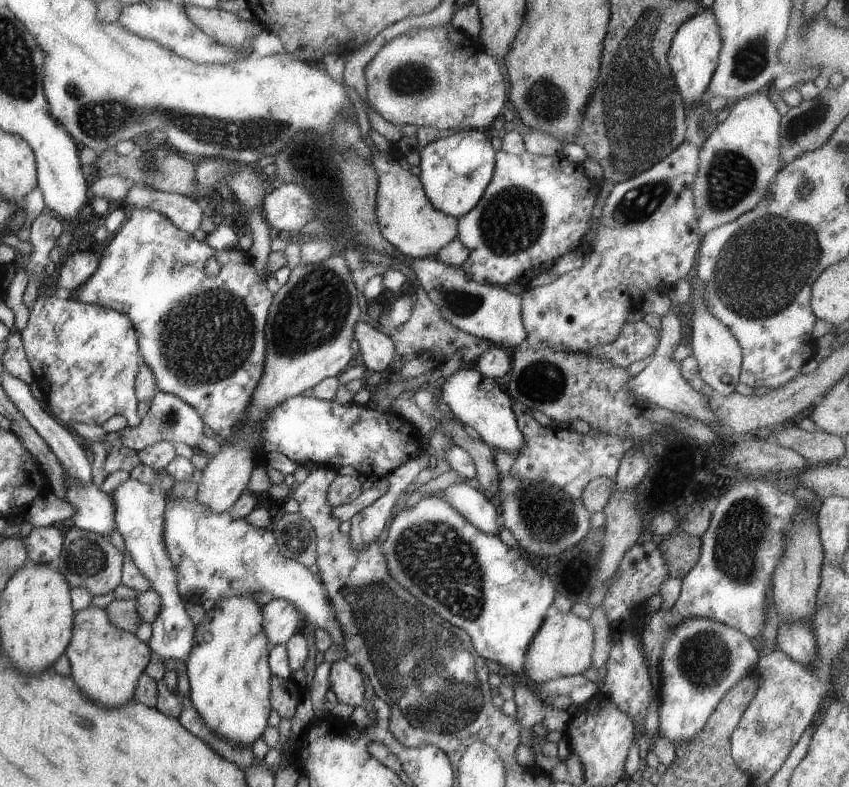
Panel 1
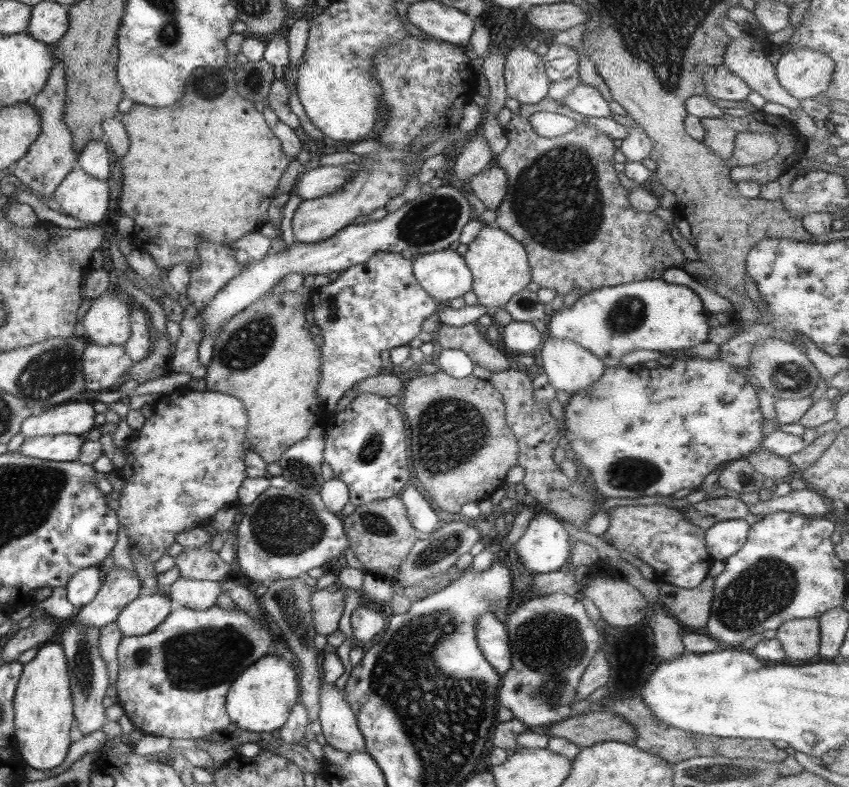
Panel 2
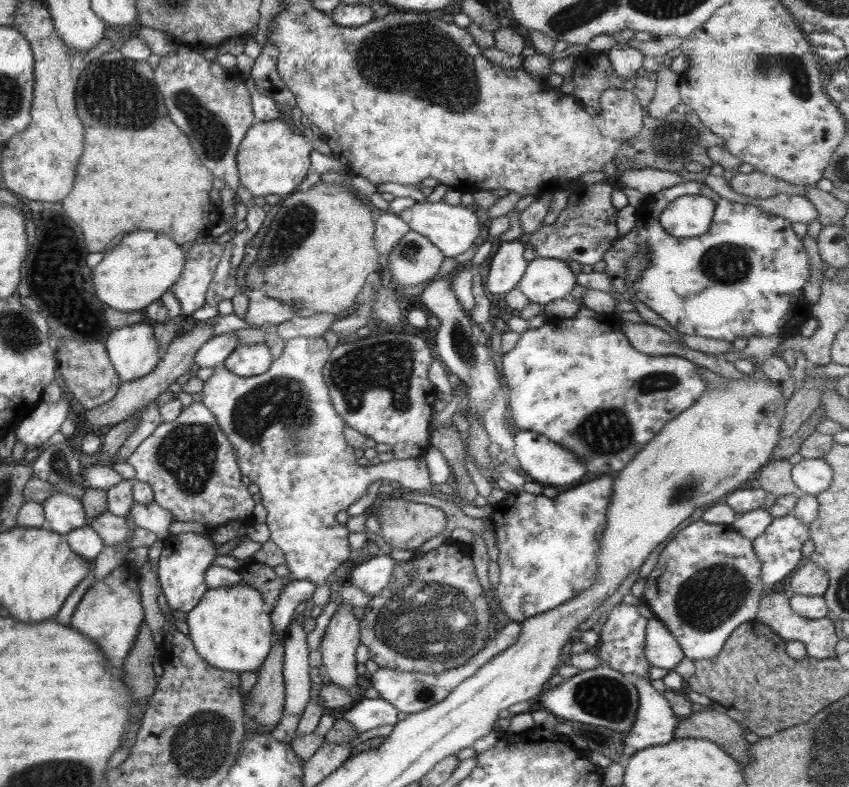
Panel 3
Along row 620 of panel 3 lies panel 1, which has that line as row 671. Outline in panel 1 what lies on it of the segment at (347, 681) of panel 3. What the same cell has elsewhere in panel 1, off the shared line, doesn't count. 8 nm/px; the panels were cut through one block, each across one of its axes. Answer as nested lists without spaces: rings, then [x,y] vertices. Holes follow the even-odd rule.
[[[345,659],[330,664],[328,688],[336,696],[337,702],[349,706],[363,705],[363,679],[356,667]]]

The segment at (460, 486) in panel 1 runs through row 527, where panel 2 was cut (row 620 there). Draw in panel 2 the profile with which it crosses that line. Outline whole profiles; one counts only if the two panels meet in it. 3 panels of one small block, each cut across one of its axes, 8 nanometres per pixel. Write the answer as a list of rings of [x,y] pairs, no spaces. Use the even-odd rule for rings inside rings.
[[[481,614],[475,619],[476,642],[485,660],[500,676],[511,667],[508,632],[493,614]]]

